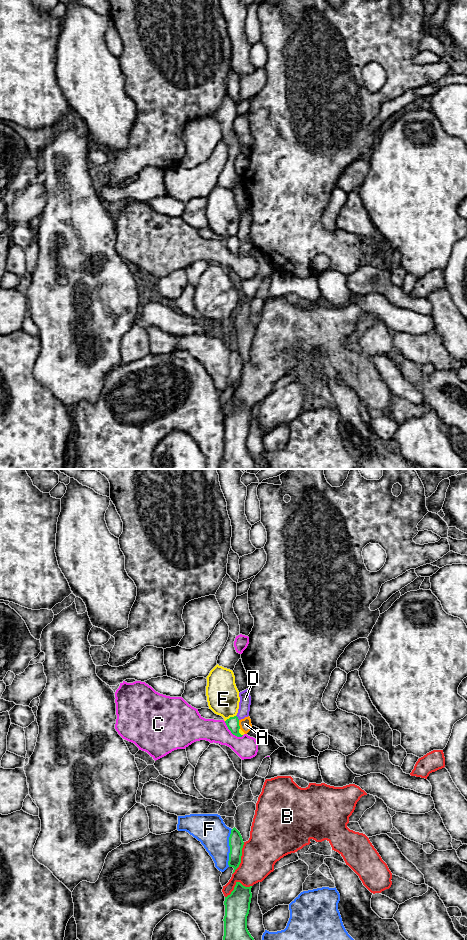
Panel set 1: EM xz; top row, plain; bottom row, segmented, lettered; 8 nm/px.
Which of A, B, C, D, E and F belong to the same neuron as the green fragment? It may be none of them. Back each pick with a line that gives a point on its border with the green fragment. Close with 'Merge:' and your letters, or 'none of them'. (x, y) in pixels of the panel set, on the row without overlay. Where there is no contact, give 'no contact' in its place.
Merge: none of them

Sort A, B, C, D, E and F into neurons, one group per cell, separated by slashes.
A D / B / C / E / F

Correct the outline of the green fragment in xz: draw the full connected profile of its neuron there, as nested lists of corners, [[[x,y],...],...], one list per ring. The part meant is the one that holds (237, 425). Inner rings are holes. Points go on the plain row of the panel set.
[[[236,402],[234,410],[230,415],[225,417],[225,436],[224,436],[224,456],[221,469],[256,469],[257,463],[247,449],[247,436],[250,430],[252,418],[250,407],[243,406],[240,402]]]

